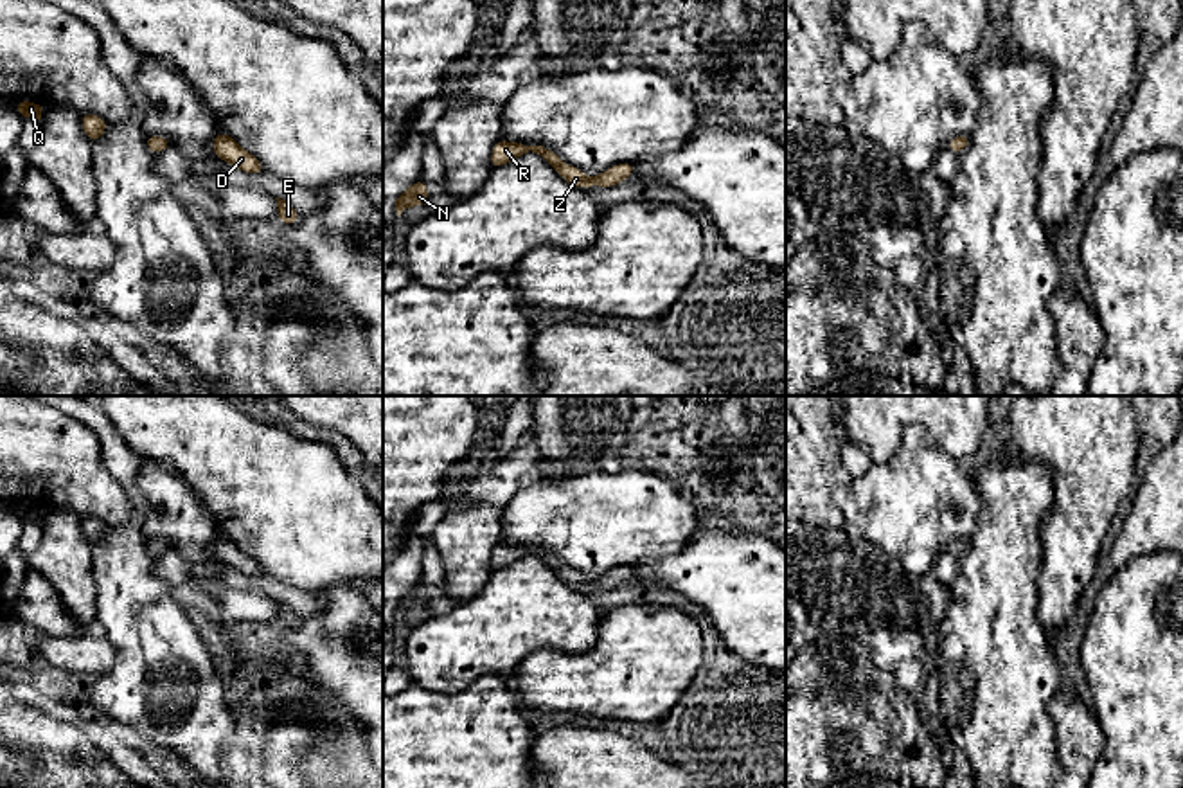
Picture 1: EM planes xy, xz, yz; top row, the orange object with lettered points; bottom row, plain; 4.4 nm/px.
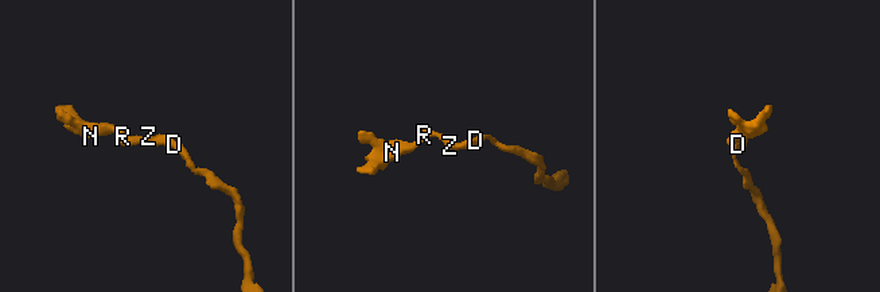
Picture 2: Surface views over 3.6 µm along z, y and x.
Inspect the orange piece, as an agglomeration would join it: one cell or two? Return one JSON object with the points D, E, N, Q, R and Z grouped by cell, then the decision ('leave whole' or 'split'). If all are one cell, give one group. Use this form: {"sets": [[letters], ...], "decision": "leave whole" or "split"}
{"sets": [["D", "E", "N", "Q", "R", "Z"]], "decision": "leave whole"}

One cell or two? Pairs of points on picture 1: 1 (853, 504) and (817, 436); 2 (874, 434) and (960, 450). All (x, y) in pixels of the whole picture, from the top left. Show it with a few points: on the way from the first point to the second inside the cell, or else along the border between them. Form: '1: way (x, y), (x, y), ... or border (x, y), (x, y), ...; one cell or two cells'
1: border (849, 477), (838, 484); two cells
2: way (896, 414), (928, 414), (942, 429); one cell

